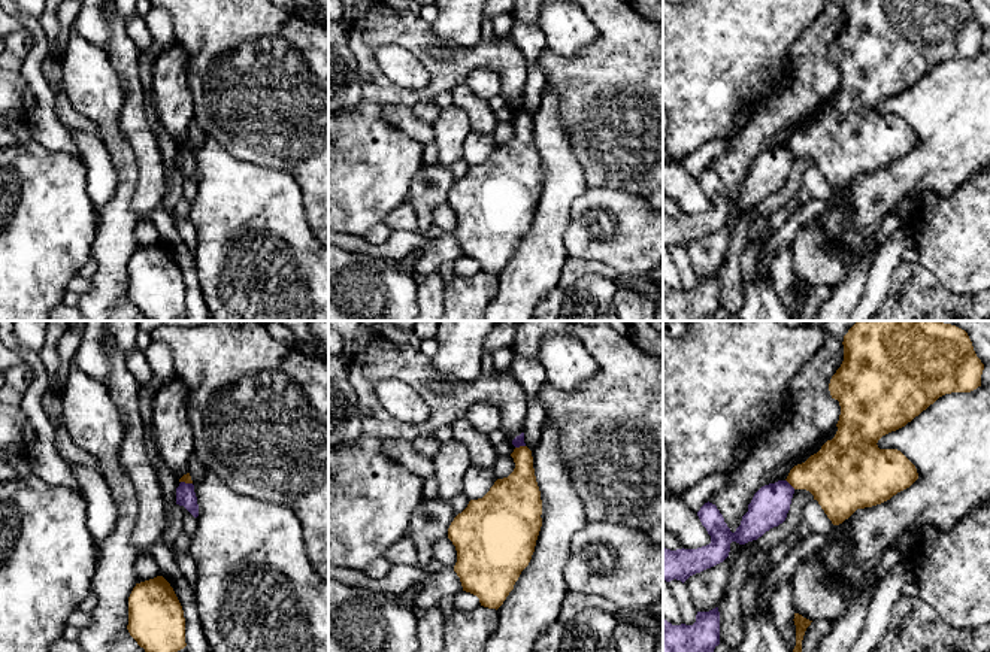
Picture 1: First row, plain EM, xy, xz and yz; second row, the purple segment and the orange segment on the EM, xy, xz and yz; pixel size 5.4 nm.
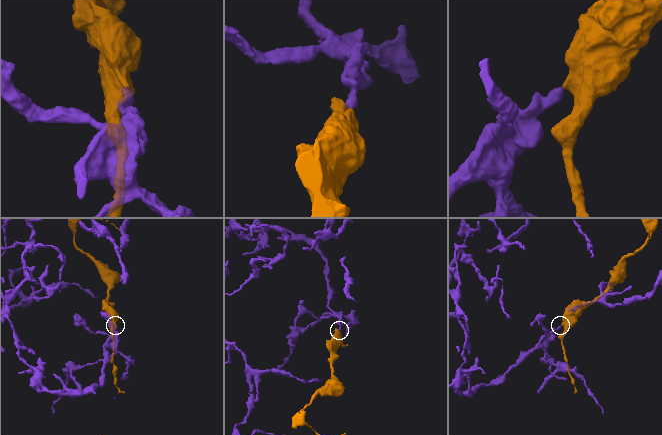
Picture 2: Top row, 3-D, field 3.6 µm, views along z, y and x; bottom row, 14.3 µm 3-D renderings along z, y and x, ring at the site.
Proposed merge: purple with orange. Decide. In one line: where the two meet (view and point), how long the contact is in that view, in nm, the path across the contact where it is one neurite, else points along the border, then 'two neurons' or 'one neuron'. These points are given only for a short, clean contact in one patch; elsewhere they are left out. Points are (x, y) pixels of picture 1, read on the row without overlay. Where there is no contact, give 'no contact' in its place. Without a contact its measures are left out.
meets purple in yz at (789, 149); contact 80 nm long; border along yz (786, 145), (795, 154); two neurons

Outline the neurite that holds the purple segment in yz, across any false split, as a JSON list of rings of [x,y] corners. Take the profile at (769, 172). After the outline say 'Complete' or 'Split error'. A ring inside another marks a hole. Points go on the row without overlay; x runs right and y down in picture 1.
[[[787,146],[762,152],[735,198],[730,197],[717,172],[705,169],[697,182],[711,201],[711,209],[697,215],[676,216],[663,212],[663,245],[684,249],[690,242],[723,228],[729,222],[732,207],[745,210],[778,192],[787,184],[793,160],[794,154]]]. Complete

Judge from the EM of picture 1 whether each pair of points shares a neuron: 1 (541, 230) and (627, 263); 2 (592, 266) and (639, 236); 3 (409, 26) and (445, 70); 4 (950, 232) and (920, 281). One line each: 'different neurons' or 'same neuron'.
1: different neurons
2: different neurons
3: same neuron
4: different neurons

